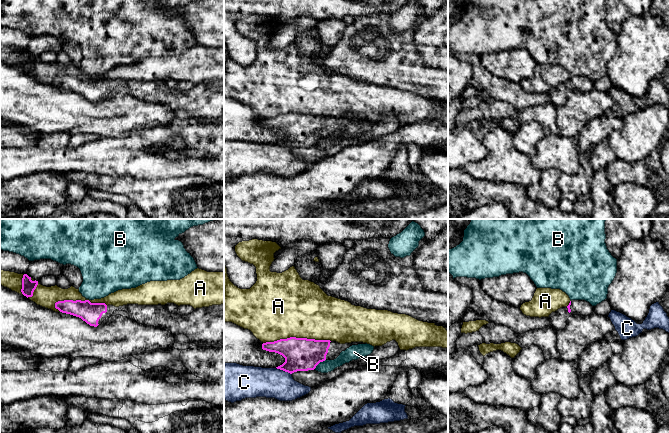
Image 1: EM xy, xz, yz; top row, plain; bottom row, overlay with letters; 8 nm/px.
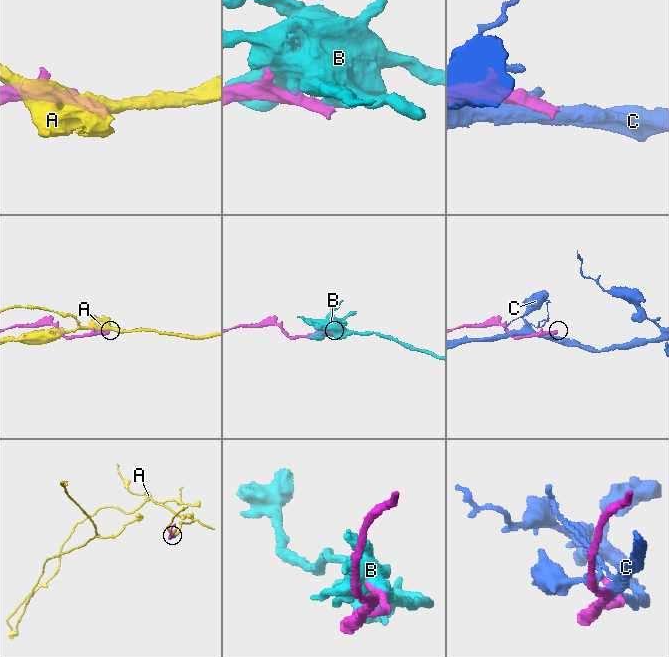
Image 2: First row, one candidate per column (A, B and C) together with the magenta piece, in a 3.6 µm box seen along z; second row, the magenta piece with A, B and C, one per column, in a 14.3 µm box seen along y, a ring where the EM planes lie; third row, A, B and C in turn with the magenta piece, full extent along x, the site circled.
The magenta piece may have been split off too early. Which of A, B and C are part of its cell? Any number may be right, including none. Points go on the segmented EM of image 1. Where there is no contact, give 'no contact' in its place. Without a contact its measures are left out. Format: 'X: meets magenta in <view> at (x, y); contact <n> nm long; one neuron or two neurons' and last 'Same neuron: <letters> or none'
A: meets magenta in xz at (296, 338); contact 550 nm long; two neurons
B: meets magenta in xz at (319, 362); contact 120 nm long; two neurons
C: meets magenta in xz at (284, 370); contact 140 nm long; two neurons
Same neuron: none

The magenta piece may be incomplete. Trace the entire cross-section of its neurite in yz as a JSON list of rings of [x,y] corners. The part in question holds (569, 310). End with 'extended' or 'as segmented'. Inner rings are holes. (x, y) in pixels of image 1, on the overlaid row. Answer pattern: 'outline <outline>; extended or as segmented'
outline [[[571,300],[567,307],[562,307],[552,312],[548,319],[550,325],[556,331],[563,330],[567,325],[567,320],[571,315],[587,316],[594,312],[594,306],[585,300]]]; extended

